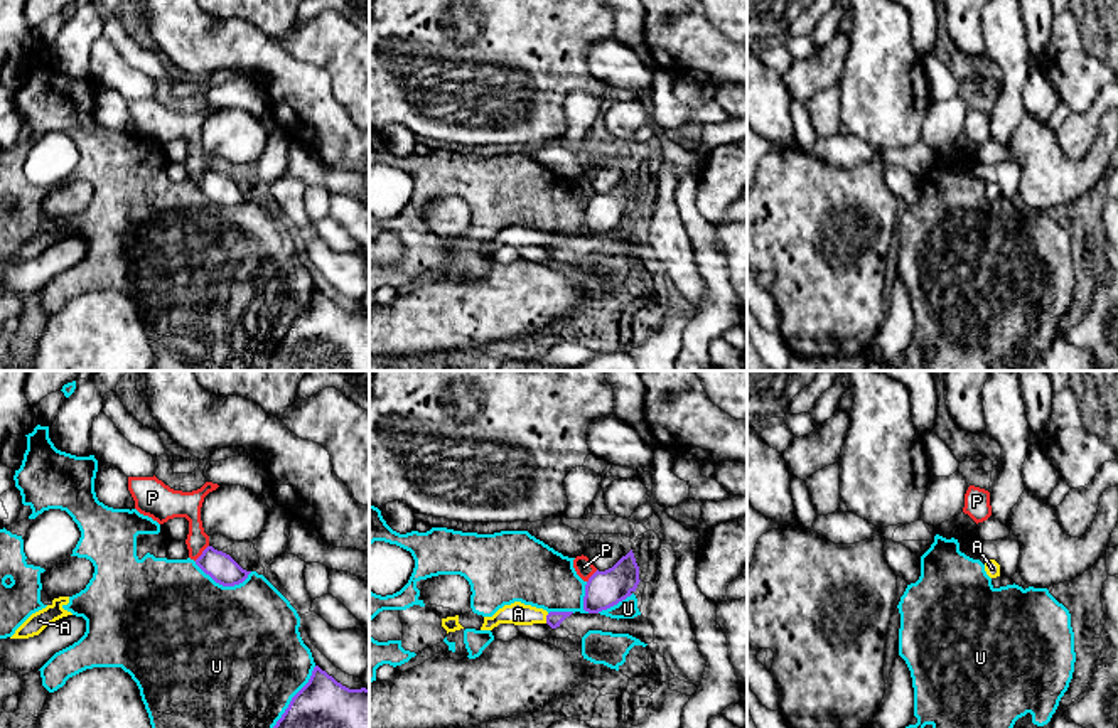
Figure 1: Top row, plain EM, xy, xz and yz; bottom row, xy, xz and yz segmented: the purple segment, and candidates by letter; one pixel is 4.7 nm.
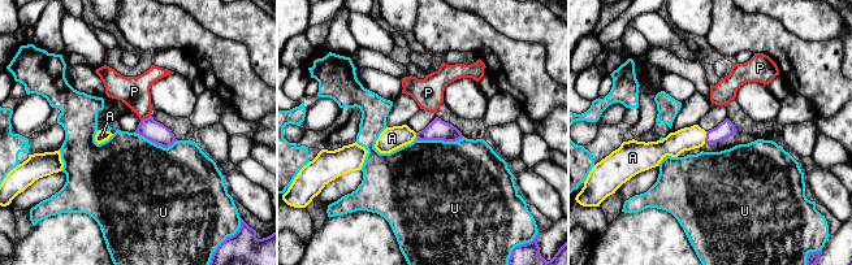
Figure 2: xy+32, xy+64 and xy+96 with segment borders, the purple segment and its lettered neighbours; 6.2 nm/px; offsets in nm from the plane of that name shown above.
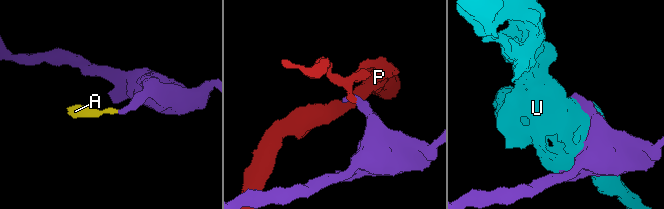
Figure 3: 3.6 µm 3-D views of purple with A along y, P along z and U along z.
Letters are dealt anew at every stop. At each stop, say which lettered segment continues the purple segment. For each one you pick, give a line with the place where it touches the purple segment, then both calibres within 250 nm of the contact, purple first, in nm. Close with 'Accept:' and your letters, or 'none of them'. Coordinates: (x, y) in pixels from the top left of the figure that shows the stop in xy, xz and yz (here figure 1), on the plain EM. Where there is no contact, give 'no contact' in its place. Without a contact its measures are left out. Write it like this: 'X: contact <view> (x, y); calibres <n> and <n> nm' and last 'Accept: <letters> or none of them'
A: contact xz (547, 241); calibres 80 and 110 nm
Accept: A

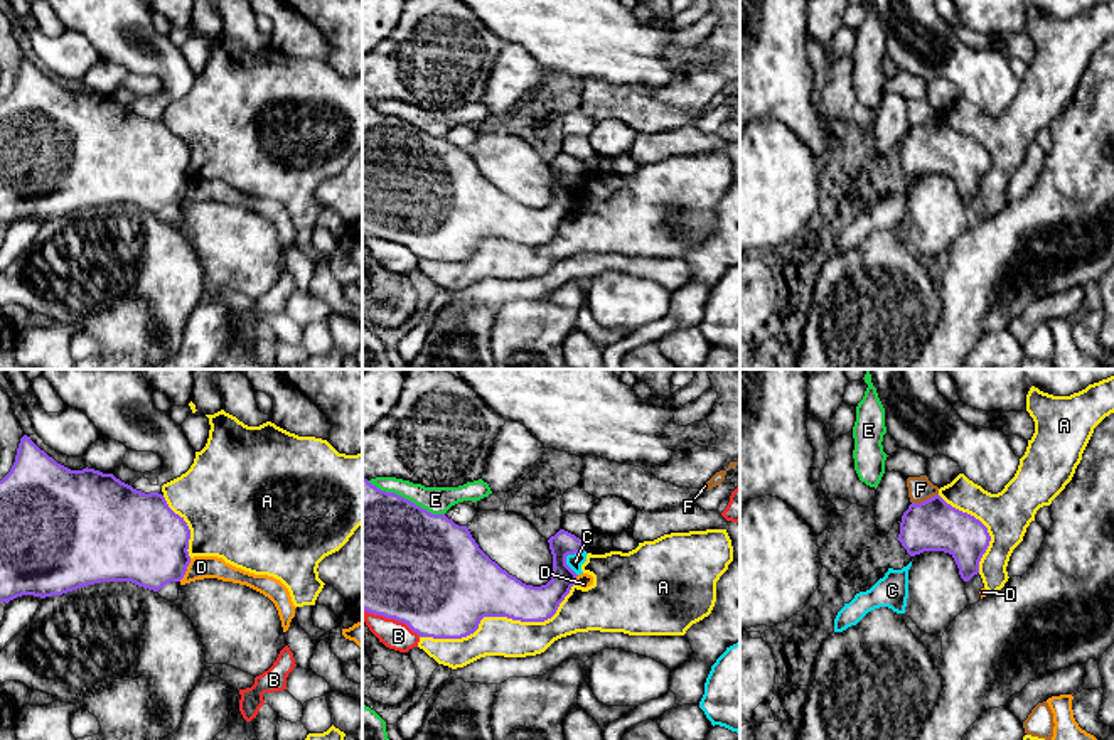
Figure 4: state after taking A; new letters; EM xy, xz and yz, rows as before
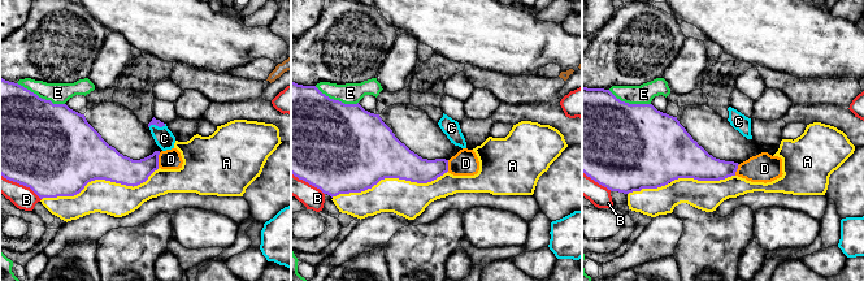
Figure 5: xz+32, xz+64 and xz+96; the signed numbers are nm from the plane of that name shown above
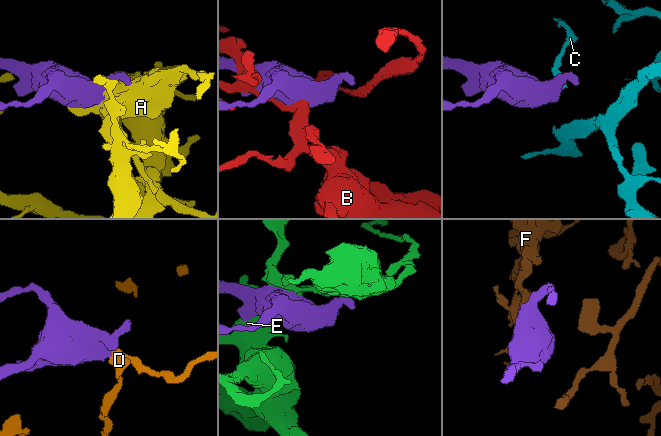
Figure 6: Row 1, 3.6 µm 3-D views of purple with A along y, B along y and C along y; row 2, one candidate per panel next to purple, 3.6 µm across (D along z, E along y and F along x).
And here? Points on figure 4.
Accept: none of them

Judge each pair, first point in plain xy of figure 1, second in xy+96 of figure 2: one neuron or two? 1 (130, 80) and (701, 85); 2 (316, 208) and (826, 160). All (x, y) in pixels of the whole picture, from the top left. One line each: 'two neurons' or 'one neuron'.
1: two neurons
2: one neuron

